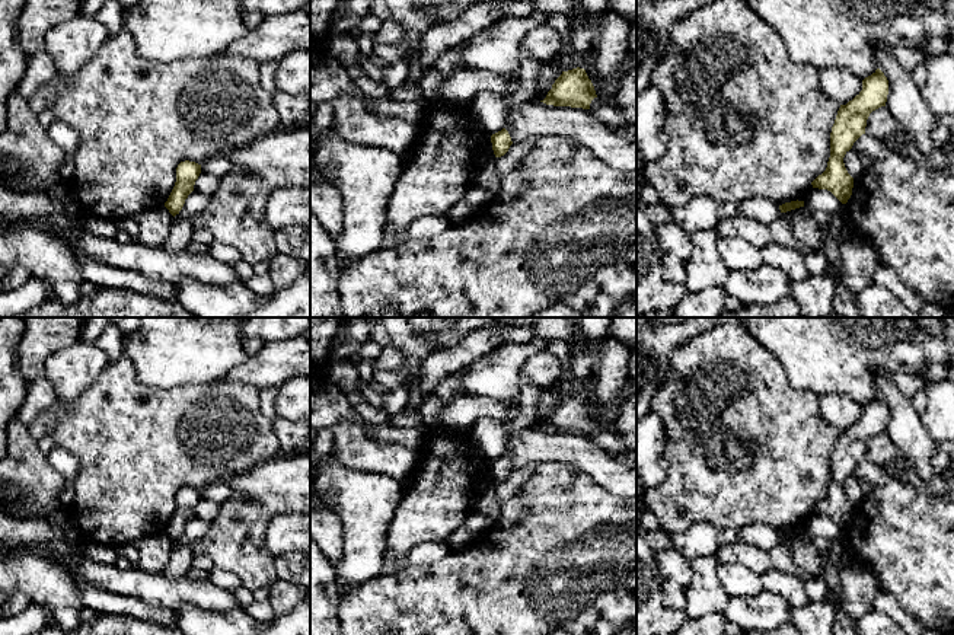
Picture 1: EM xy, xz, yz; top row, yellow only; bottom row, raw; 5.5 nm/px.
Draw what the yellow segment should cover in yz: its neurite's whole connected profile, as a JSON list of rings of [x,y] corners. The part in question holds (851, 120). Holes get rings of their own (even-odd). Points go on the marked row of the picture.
[[[877,68],[862,80],[862,90],[846,105],[840,105],[830,133],[830,157],[826,170],[813,182],[813,188],[830,191],[842,204],[852,195],[854,178],[848,173],[843,157],[854,143],[865,134],[870,114],[886,106],[888,80]]]

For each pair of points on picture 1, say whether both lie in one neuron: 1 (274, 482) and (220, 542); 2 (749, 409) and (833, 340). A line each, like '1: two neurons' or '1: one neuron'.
1: one neuron
2: two neurons

